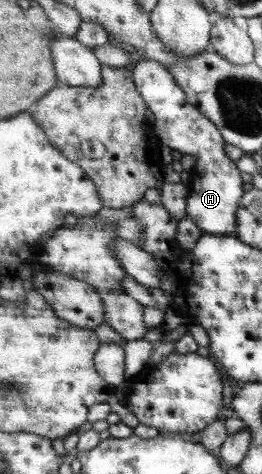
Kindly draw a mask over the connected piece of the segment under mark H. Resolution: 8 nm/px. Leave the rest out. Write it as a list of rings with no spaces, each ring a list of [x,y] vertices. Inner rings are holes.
[[[138,59],[131,73],[138,92],[154,114],[153,132],[157,140],[181,155],[195,156],[195,164],[190,170],[191,183],[185,197],[185,217],[202,234],[237,237],[236,211],[244,192],[235,162],[231,162],[223,152],[224,138],[219,130],[187,100],[185,92],[163,64],[155,60]]]

